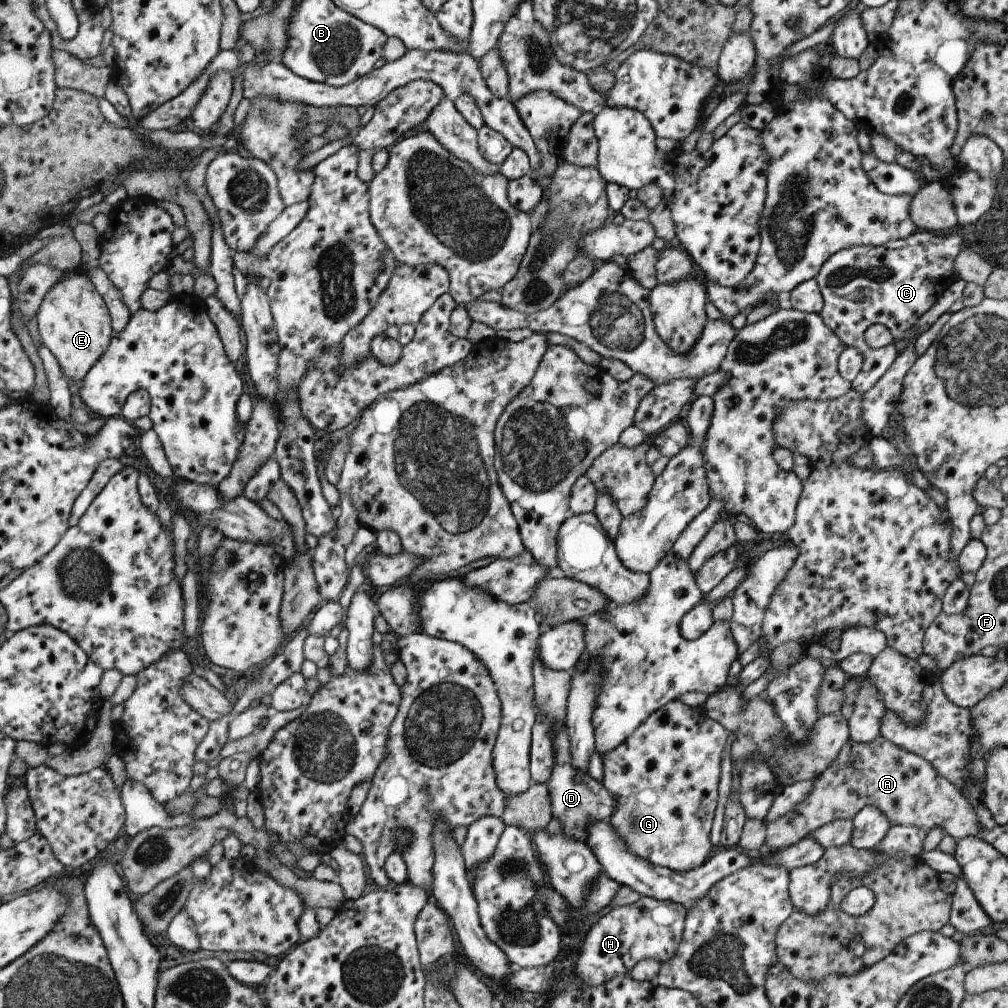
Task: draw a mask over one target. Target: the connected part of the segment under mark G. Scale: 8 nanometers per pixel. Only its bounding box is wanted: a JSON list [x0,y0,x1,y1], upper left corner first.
[600,699,727,872]

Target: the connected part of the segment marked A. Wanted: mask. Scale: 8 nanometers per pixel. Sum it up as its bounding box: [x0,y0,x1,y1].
[765,736,979,851]

